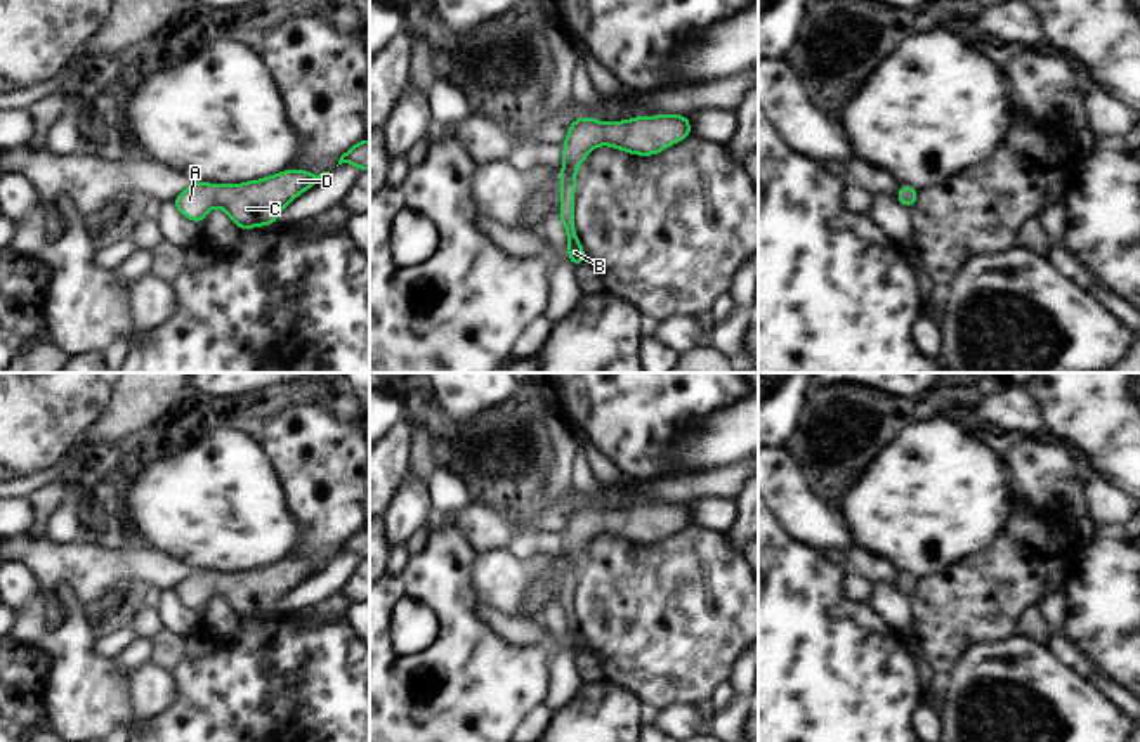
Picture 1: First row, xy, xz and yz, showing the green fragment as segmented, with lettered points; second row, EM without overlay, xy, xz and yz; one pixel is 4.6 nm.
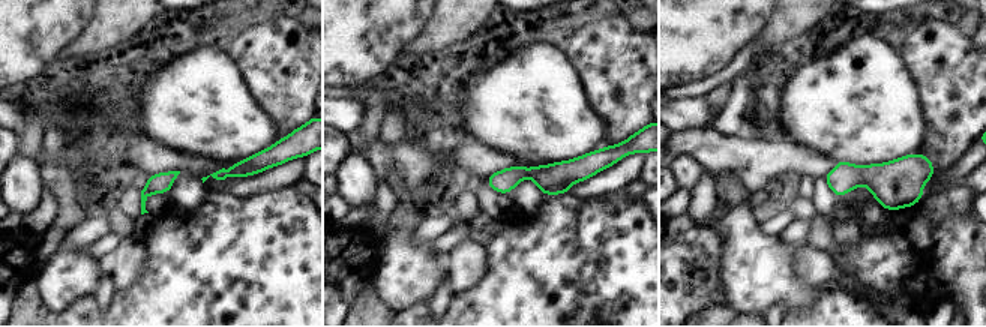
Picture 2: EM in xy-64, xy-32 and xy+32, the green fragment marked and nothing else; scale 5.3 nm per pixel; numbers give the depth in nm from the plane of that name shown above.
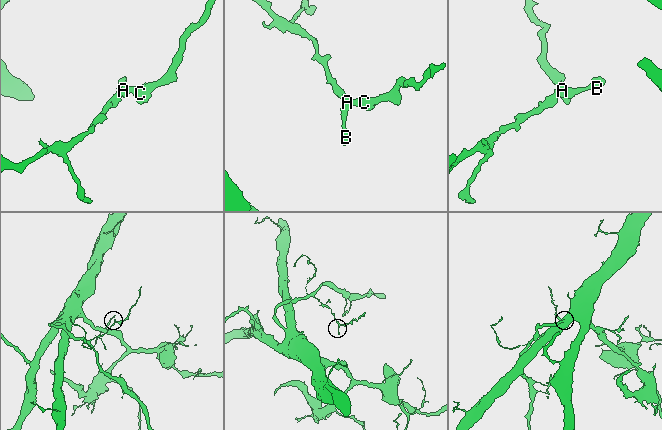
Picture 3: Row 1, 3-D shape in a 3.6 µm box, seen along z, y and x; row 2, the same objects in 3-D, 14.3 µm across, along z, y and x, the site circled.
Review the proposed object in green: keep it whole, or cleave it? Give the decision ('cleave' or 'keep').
keep

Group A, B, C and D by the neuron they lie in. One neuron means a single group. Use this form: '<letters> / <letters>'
A B C D

